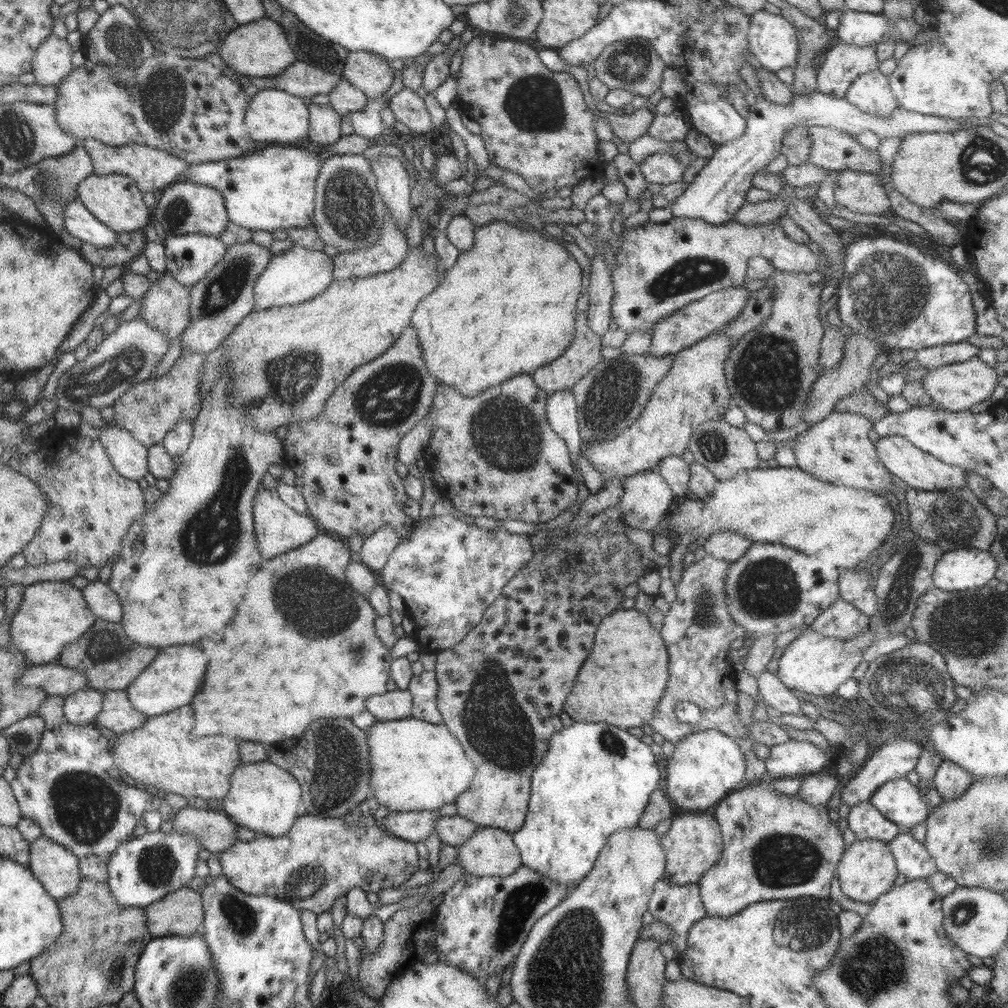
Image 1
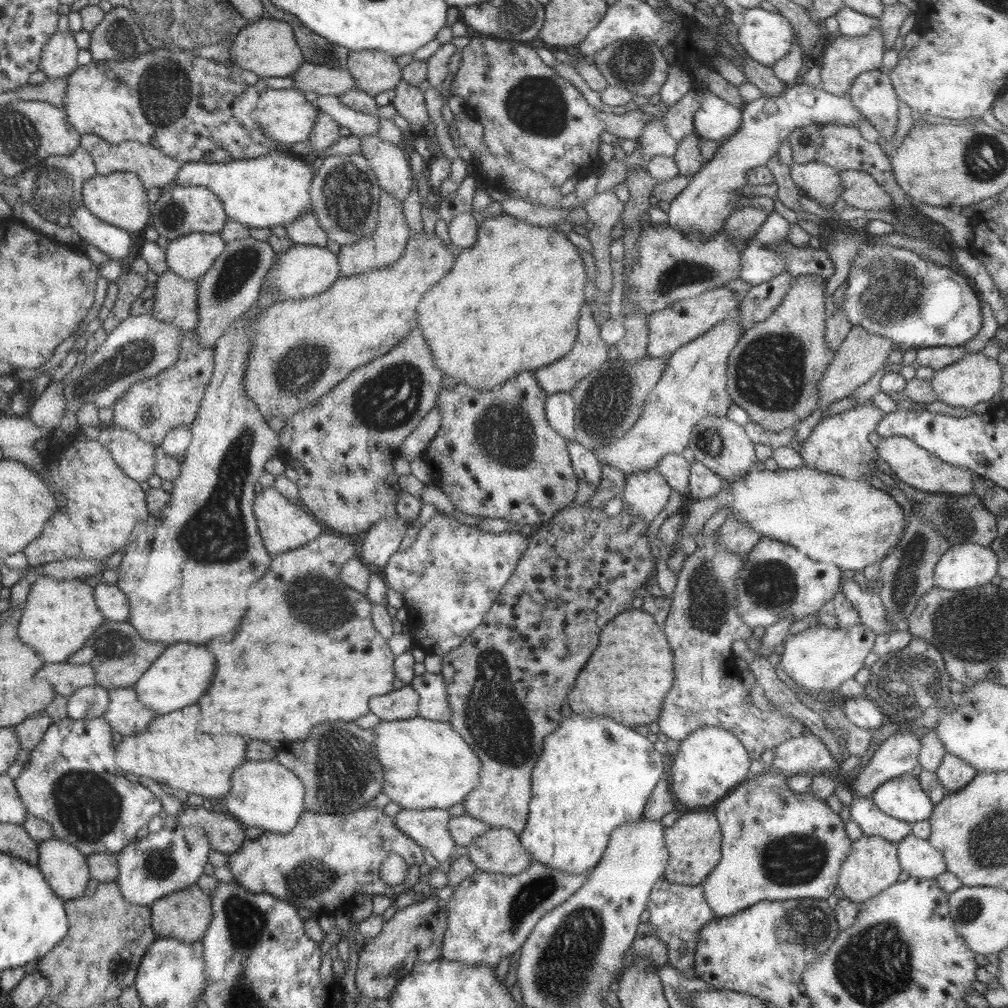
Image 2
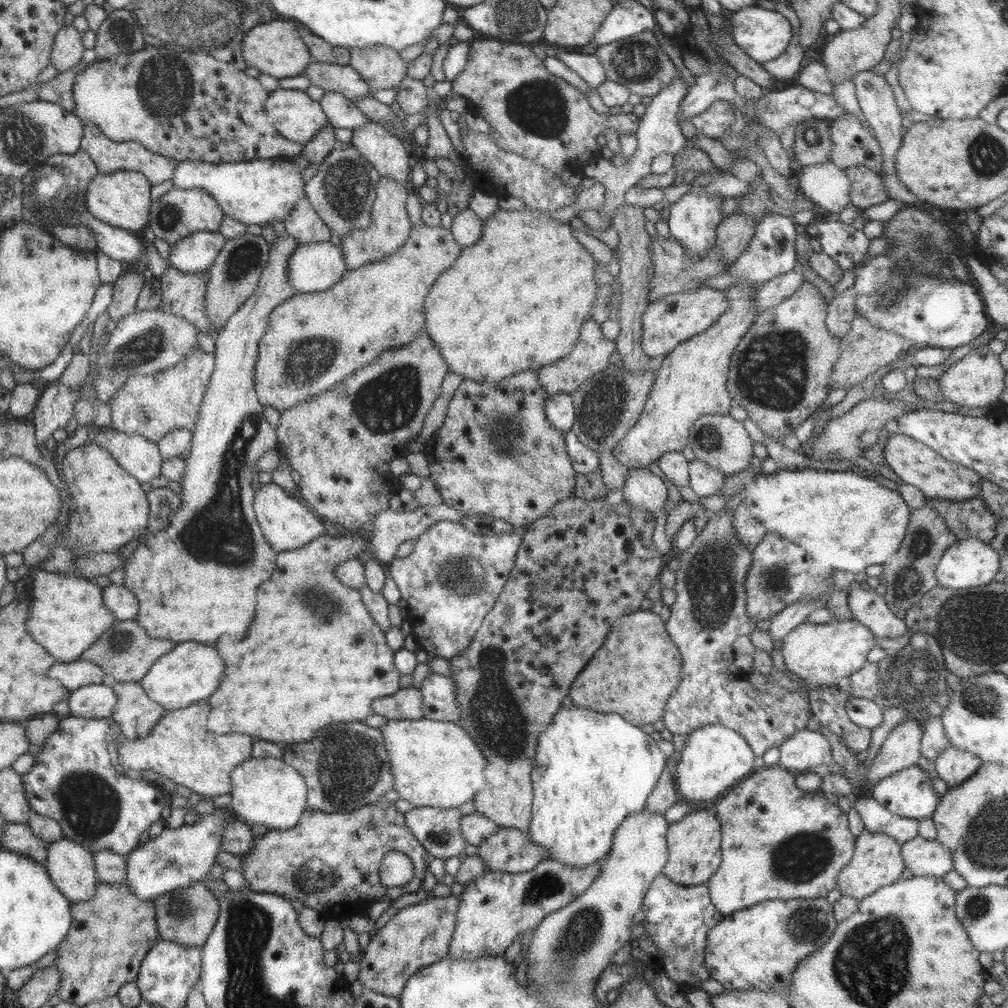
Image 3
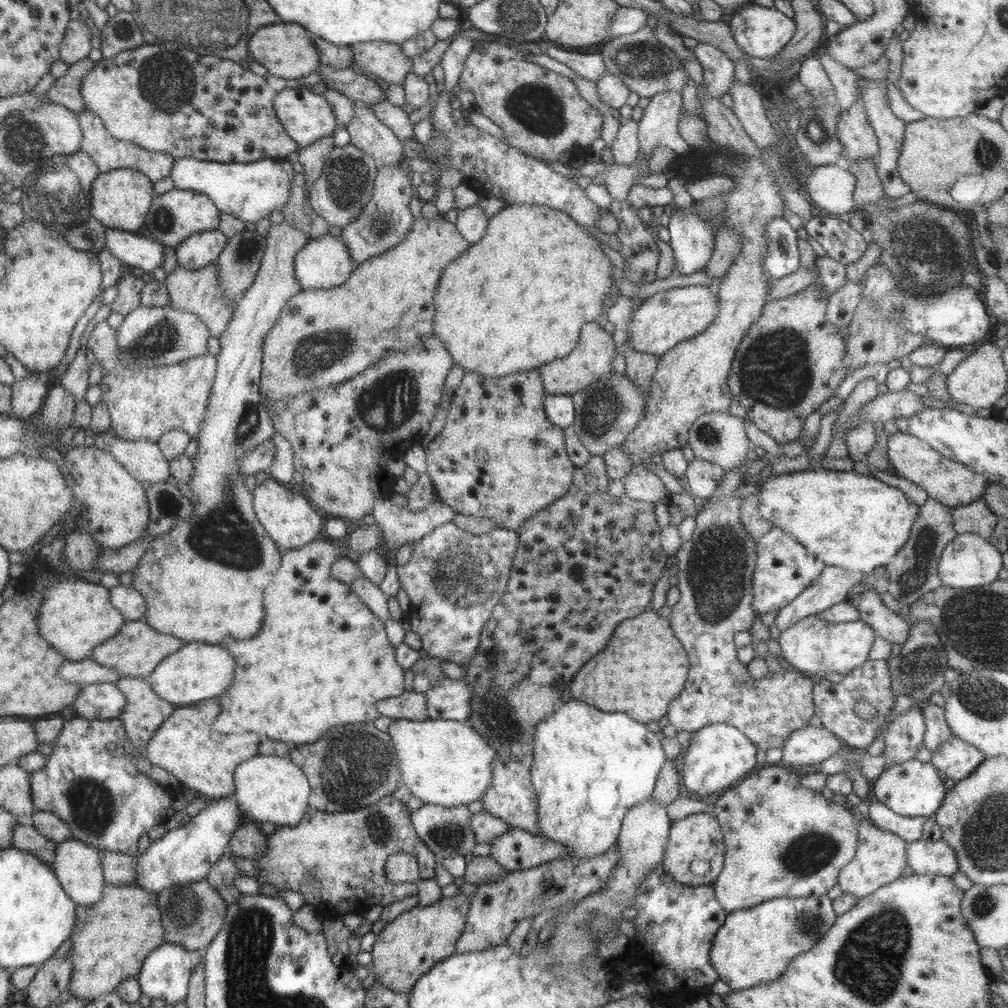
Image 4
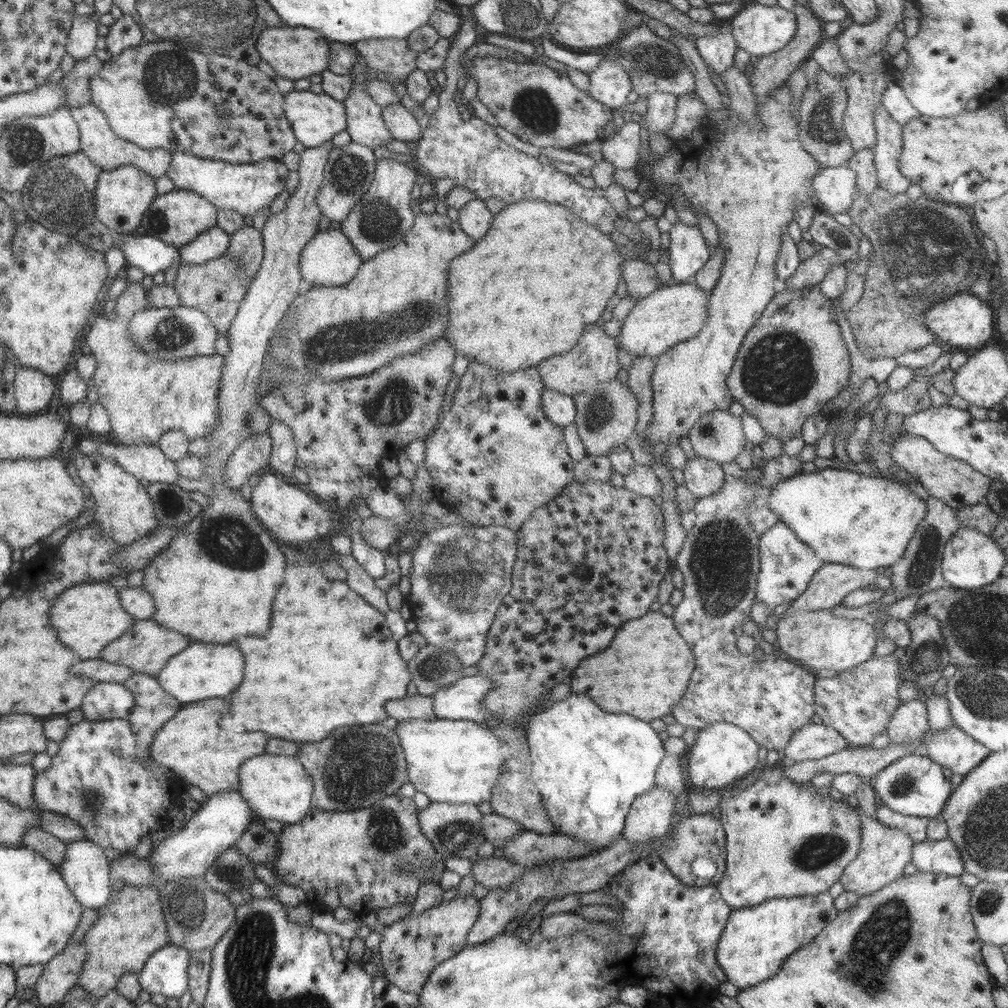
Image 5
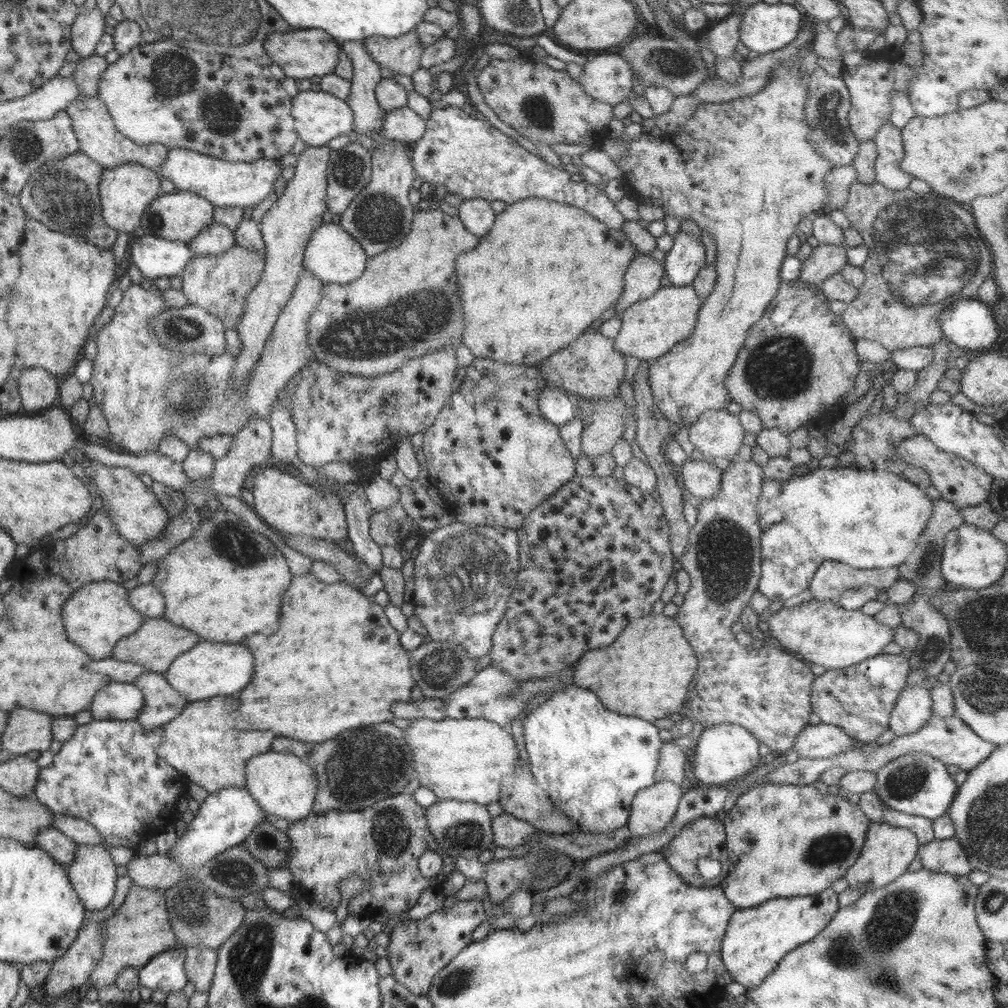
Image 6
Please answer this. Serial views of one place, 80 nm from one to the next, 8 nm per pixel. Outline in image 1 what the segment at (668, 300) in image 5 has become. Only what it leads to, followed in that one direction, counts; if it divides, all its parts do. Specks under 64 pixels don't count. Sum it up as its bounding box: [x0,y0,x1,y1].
[648,287,749,356]

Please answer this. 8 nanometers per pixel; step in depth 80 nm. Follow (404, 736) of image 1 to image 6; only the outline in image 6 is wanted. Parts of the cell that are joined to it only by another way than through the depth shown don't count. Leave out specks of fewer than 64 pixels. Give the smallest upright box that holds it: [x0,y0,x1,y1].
[405,718,519,806]

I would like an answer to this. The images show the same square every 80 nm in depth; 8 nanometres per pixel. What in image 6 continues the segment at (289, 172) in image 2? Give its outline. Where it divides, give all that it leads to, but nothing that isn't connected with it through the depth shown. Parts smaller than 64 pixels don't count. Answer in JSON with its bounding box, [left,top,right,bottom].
[161,149,282,210]

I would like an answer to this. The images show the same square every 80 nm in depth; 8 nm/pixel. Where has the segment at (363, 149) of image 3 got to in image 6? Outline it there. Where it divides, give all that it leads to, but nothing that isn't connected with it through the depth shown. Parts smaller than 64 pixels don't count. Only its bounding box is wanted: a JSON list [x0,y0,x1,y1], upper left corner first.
[342,40,383,136]

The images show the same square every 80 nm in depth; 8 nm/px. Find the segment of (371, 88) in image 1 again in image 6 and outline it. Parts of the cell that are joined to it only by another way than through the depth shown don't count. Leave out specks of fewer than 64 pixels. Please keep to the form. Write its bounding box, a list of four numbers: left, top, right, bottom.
[363,28,425,76]

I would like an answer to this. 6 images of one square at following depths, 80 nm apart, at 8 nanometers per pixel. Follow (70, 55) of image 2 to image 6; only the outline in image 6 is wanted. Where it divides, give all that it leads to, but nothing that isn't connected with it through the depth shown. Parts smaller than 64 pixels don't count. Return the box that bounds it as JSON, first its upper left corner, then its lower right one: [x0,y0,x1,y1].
[72,7,107,59]

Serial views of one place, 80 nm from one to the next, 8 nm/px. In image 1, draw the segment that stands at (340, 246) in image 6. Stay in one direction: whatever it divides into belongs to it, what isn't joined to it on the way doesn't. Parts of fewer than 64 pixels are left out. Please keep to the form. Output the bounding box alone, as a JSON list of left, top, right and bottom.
[254,245,335,311]

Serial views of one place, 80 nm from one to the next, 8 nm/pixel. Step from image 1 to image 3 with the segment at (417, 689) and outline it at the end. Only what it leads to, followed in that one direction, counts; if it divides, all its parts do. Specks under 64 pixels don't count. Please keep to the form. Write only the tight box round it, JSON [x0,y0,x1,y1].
[418,673,459,722]

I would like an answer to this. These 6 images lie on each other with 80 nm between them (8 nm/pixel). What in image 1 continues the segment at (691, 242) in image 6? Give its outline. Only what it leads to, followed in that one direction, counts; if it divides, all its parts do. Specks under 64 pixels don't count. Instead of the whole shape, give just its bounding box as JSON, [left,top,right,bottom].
[671,90,976,226]

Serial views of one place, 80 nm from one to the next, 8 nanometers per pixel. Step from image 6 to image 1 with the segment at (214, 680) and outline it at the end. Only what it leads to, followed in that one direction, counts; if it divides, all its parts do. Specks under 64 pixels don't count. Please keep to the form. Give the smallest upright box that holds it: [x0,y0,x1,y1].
[126,646,206,717]

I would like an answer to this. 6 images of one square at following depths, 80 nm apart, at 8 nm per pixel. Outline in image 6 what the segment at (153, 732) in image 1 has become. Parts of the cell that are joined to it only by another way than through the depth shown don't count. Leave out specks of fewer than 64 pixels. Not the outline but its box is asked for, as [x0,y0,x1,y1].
[158,695,276,794]

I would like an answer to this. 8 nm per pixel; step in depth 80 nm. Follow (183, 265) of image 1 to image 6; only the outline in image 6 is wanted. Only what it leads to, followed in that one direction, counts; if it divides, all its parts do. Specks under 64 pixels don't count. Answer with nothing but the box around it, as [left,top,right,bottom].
[188,222,236,258]

